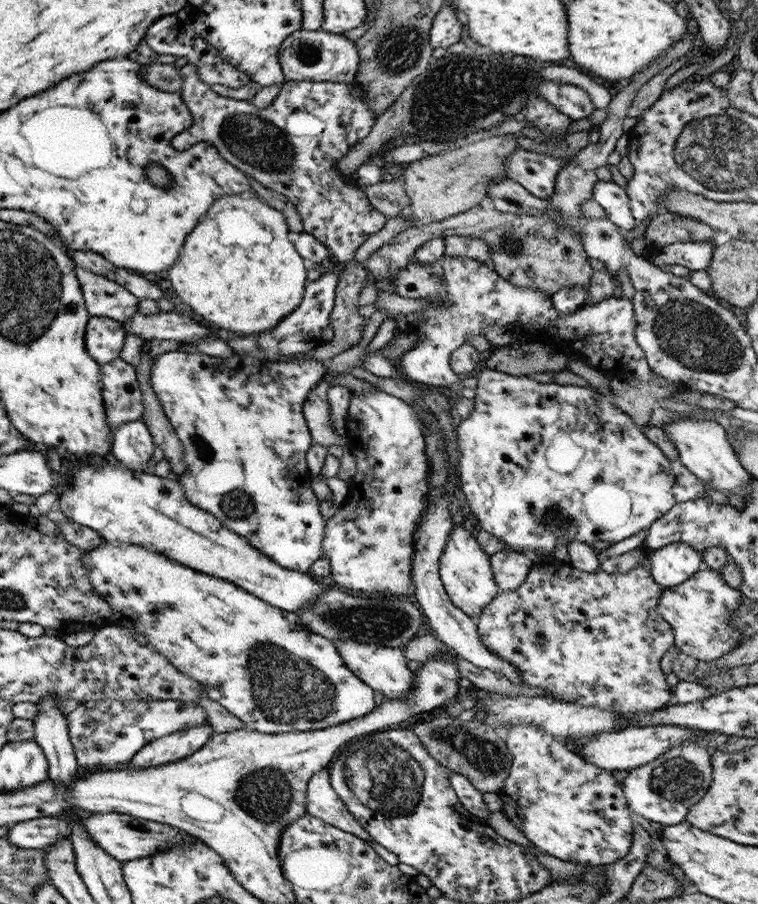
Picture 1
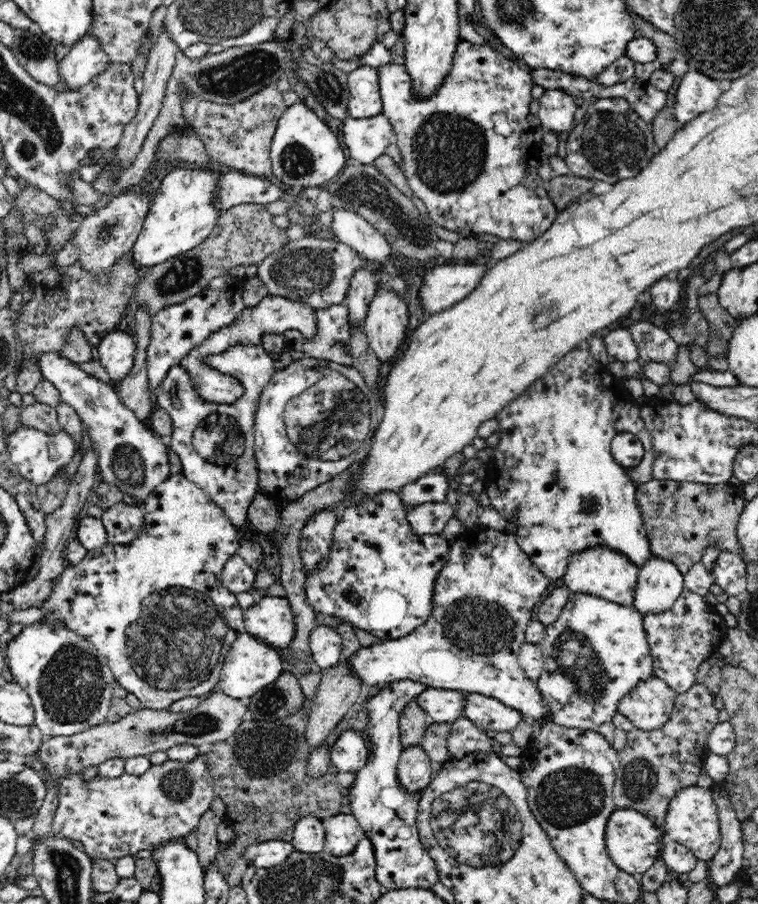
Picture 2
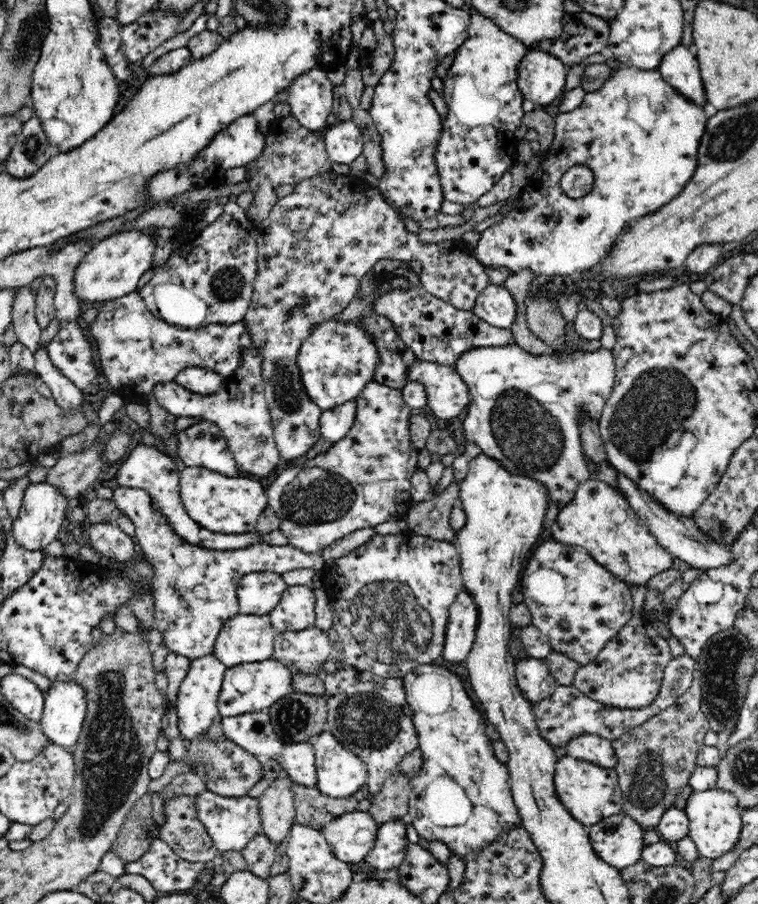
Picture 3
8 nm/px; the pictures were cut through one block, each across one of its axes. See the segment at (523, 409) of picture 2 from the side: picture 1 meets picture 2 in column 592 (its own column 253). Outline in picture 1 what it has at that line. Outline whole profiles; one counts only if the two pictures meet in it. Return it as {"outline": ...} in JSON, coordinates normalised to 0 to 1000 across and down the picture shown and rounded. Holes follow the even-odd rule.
{"outline":[[[234,386],[203,394],[195,416],[199,433],[207,439],[214,455],[222,462],[230,479],[235,482],[240,496],[240,510],[244,510],[245,518],[241,524],[224,524],[223,528],[234,531],[235,535],[240,538],[245,552],[252,558],[280,569],[299,586],[325,595],[325,598],[334,606],[338,606],[368,626],[398,634],[405,633],[406,628],[420,617],[425,616],[425,594],[429,575],[421,567],[421,554],[408,539],[410,524],[404,514],[402,501],[412,487],[406,471],[402,469],[402,463],[400,463],[400,457],[397,457],[397,449],[402,445],[405,435],[413,434],[416,425],[426,423],[425,416],[426,412],[429,412],[426,403],[426,399],[417,396],[383,399],[381,402],[360,402],[360,399],[343,395],[336,397],[334,395],[321,395],[310,389],[303,389],[297,395],[286,395],[260,389],[245,390]]]}

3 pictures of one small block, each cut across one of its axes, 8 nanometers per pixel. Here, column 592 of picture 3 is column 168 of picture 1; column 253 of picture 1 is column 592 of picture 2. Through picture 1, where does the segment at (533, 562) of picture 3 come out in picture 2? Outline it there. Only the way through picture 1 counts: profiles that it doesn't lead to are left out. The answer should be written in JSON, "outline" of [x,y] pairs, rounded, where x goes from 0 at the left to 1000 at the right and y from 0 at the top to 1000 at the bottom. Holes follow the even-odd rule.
{"outline":[[[756,657],[736,687],[720,691],[719,697],[720,705],[711,713],[719,737],[706,758],[731,802],[785,809],[809,800],[818,774],[844,754],[864,748],[848,683],[835,670]]]}

